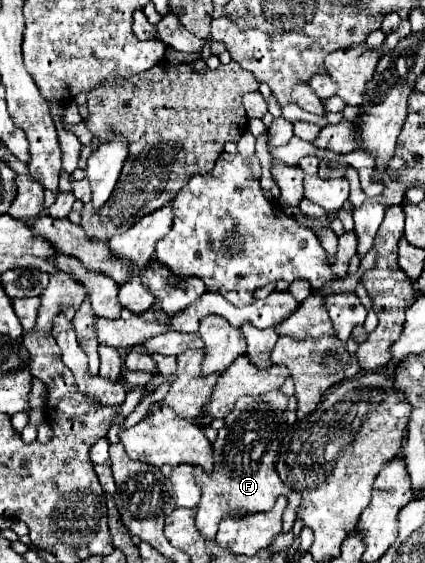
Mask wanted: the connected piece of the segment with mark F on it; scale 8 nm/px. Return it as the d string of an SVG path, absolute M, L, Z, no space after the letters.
M280 391L264 393L258 397L242 397L224 417L224 427L218 431L216 443L220 453L232 453L232 467L212 475L204 473L204 469L194 469L194 481L202 491L196 509L196 529L206 539L214 539L224 517L266 513L270 507L274 507L278 495L286 493L286 487L274 467L278 453L278 429L284 421L286 401L288 397Z

